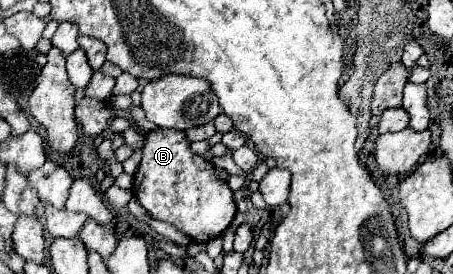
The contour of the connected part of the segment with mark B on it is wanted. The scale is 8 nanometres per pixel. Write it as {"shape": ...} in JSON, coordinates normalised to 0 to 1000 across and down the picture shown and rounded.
{"shape":[[[342,467],[320,489],[316,584],[294,642],[294,708],[338,803],[382,818],[439,891],[488,861],[523,781],[514,701],[501,664],[475,642],[475,606],[422,555],[404,482],[369,467]]]}

